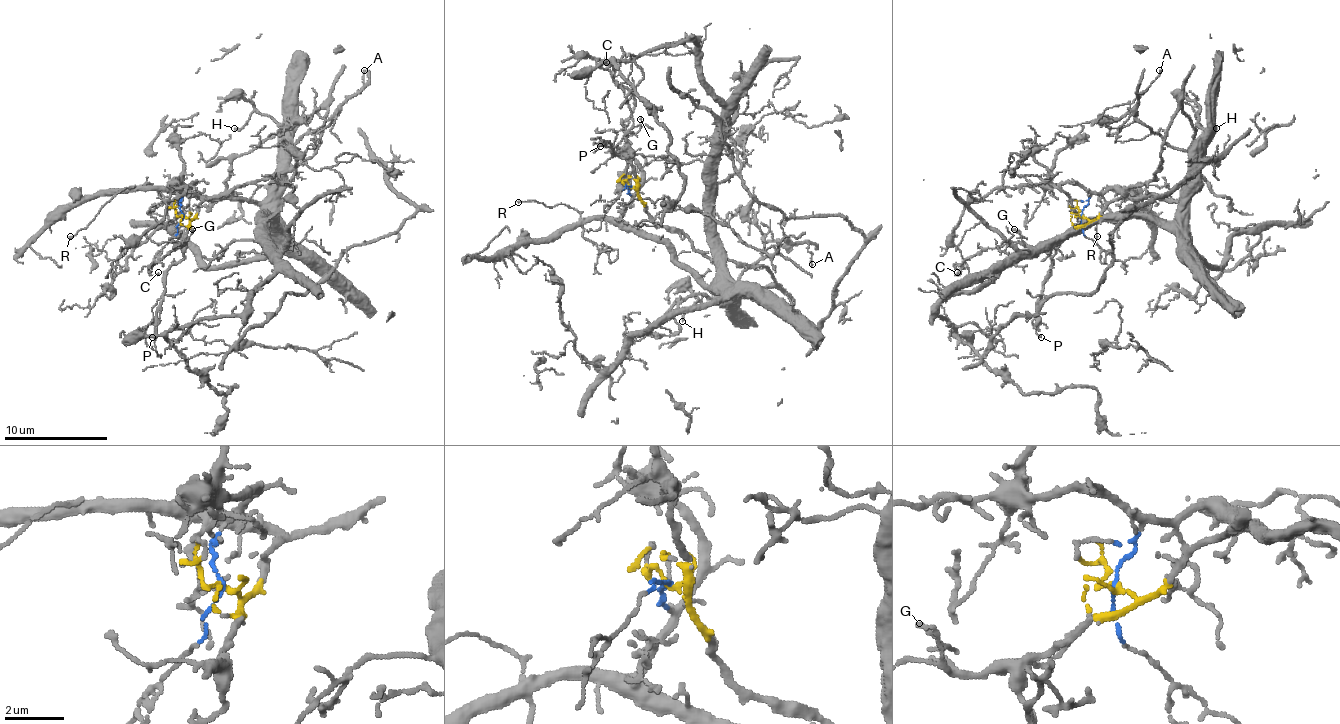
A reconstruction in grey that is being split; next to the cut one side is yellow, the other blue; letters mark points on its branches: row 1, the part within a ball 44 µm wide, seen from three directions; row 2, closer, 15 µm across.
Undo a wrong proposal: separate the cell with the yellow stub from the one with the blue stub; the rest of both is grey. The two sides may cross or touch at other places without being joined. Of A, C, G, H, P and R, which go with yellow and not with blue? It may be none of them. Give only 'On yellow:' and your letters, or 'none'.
On yellow: C, G, P

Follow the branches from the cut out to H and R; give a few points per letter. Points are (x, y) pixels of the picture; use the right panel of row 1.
H: (1083, 216), (1093, 193), (1114, 188), (1137, 198), (1181, 201), (1204, 134), (1196, 113), (1204, 129), (1217, 129)
R: (1083, 216), (1083, 209), (1093, 193), (1114, 188), (1103, 188), (1098, 196), (1101, 214), (1096, 229), (1098, 237)

